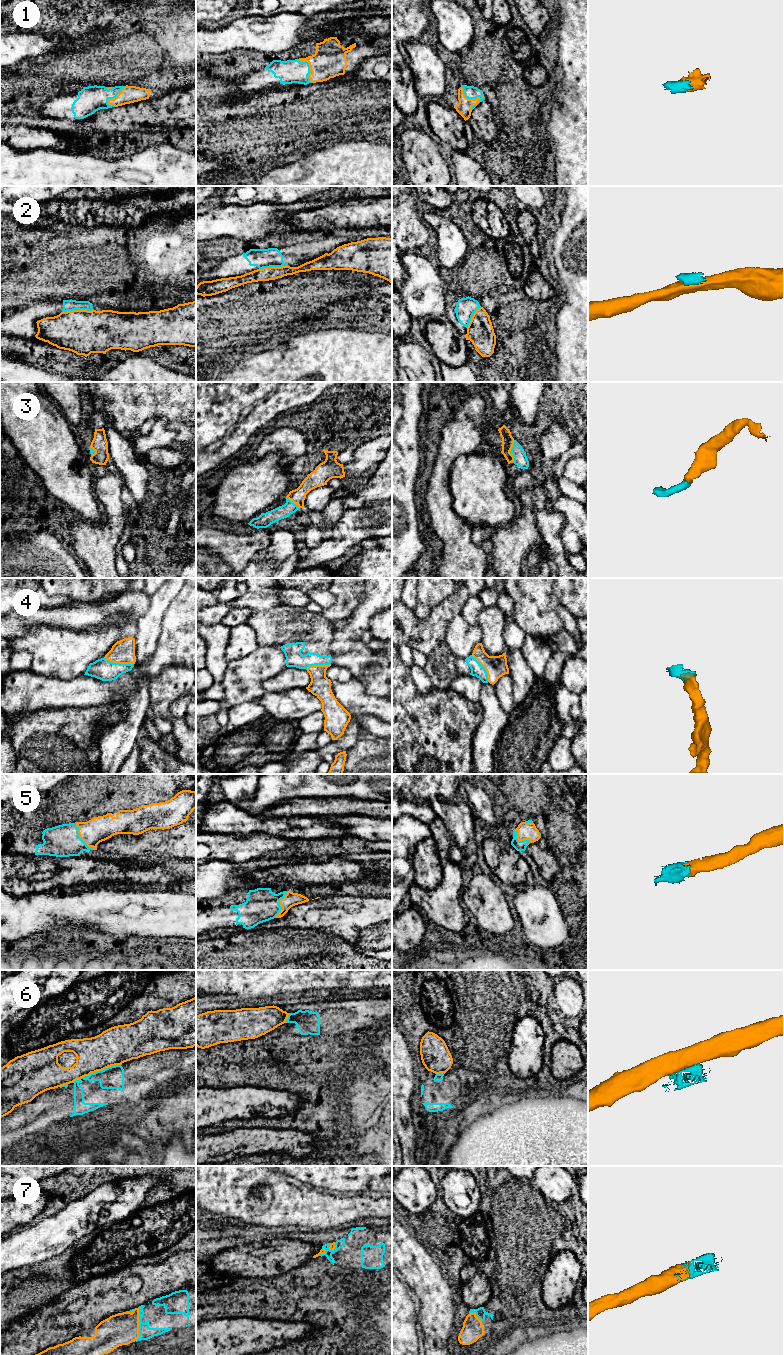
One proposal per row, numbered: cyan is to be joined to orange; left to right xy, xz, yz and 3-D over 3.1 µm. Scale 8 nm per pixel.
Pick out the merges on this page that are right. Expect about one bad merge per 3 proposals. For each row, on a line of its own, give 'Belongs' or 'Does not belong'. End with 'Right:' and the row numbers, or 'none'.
1: Belongs
2: Does not belong
3: Belongs
4: Belongs
5: Belongs
6: Does not belong
7: Belongs
Right: 1, 3, 4, 5, 7

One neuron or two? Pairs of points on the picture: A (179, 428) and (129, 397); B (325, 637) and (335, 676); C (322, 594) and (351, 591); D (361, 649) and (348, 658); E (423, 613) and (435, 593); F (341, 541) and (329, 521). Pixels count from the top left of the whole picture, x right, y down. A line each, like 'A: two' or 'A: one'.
A: two
B: two
C: two
D: one
E: one
F: two

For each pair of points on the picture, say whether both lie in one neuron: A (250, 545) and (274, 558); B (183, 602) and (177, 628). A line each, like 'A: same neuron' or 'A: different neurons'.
A: different neurons
B: same neuron

